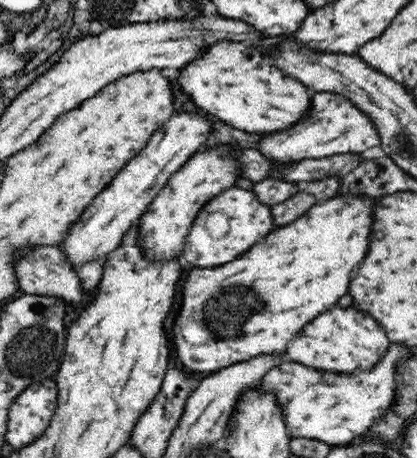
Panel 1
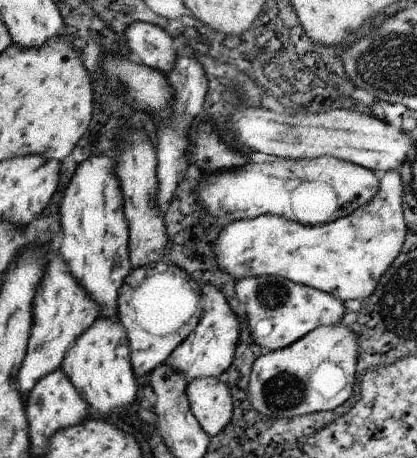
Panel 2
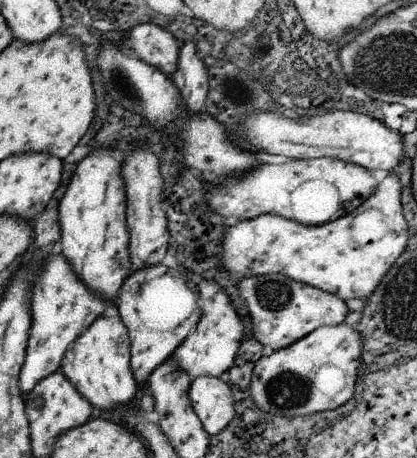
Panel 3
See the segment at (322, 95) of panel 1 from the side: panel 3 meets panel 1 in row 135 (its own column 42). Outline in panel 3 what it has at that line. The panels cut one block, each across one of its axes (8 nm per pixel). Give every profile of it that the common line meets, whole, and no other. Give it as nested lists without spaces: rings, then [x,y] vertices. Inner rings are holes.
[[[61,254],[47,256],[41,264],[43,278],[39,278],[39,286],[35,286],[35,298],[31,302],[31,318],[35,324],[31,326],[31,338],[27,342],[27,360],[23,362],[23,370],[19,374],[19,390],[29,394],[43,378],[59,372],[63,358],[69,346],[103,314],[111,308],[101,302],[87,286],[83,286],[79,276],[69,270],[69,264]]]

